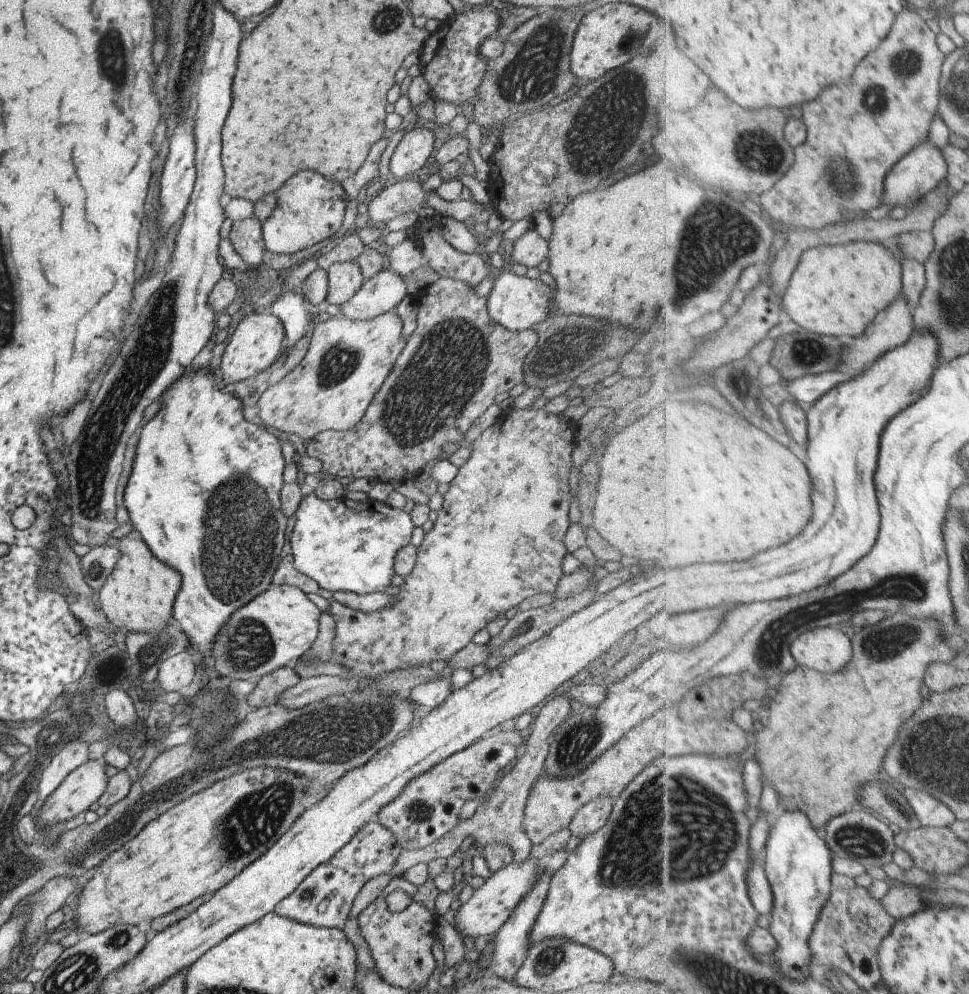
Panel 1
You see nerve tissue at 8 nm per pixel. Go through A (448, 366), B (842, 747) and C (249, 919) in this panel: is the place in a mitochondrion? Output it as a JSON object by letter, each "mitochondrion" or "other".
{"A":"mitochondrion","B":"other","C":"other"}

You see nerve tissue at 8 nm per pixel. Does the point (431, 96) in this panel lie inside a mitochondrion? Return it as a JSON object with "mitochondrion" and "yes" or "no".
{"mitochondrion":"no"}

